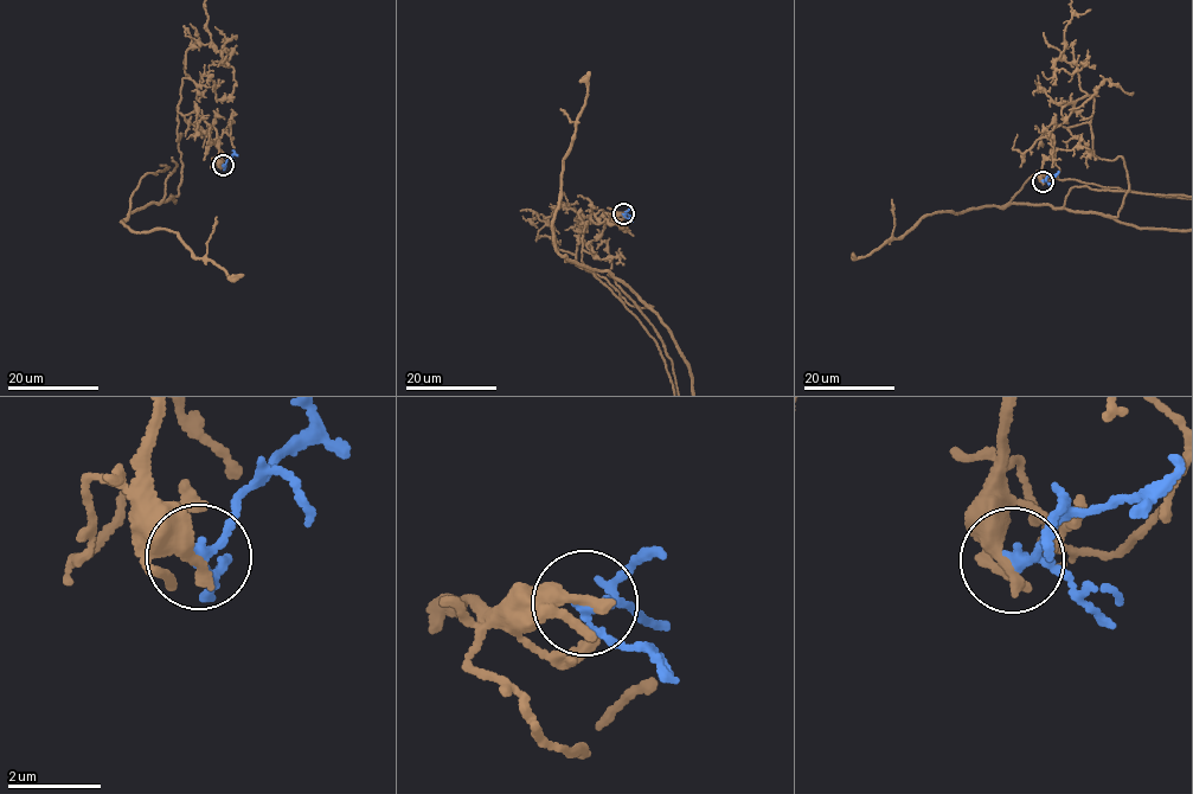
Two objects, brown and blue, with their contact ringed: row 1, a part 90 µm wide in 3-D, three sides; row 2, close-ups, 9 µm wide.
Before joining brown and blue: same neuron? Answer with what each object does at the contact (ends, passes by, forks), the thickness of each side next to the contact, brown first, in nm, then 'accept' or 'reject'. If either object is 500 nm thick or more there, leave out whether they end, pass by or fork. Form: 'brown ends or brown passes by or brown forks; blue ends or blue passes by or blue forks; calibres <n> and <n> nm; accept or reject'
brown ends; blue passes by; calibres 400 and 180 nm; reject

